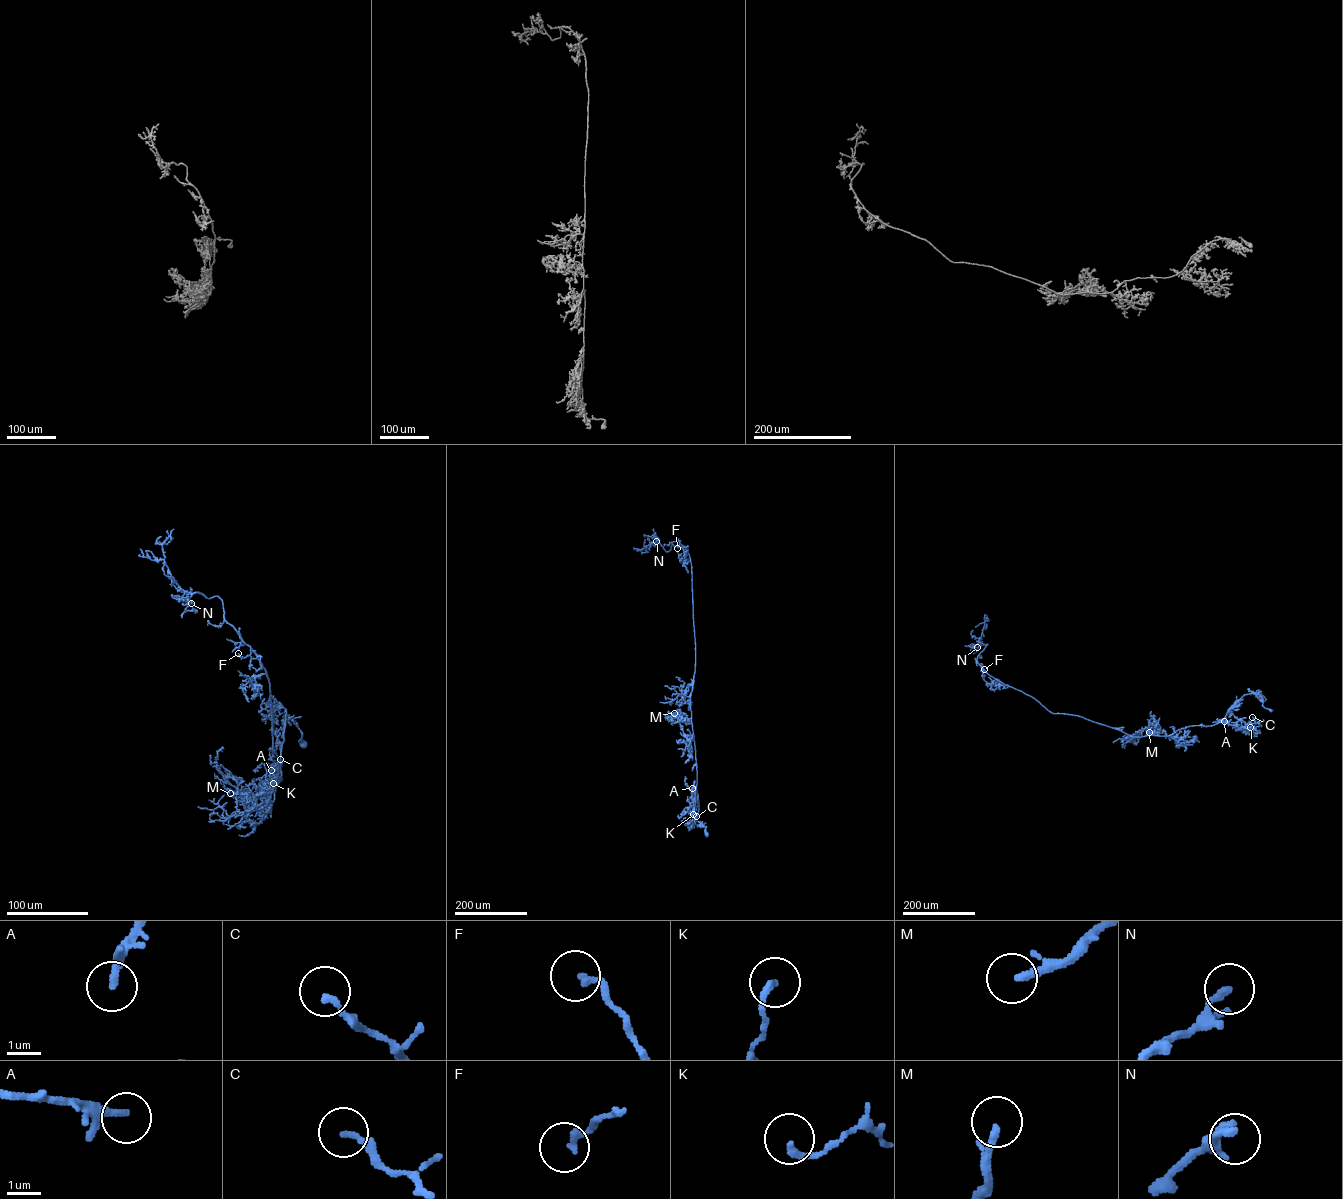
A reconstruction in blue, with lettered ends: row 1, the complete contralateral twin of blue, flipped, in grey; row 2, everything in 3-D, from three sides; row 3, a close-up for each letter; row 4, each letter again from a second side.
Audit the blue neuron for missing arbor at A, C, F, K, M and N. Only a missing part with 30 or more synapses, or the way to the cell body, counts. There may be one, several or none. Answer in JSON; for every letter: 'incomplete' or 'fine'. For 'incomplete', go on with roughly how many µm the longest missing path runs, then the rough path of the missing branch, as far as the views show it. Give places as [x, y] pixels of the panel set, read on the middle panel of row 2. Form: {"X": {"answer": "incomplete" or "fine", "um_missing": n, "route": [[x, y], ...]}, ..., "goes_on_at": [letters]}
{"A": {"answer": "fine"}, "C": {"answer": "fine"}, "F": {"answer": "fine"}, "K": {"answer": "fine"}, "M": {"answer": "incomplete", "um_missing": 20}, "N": {"answer": "fine"}, "goes_on_at": ["M"]}

